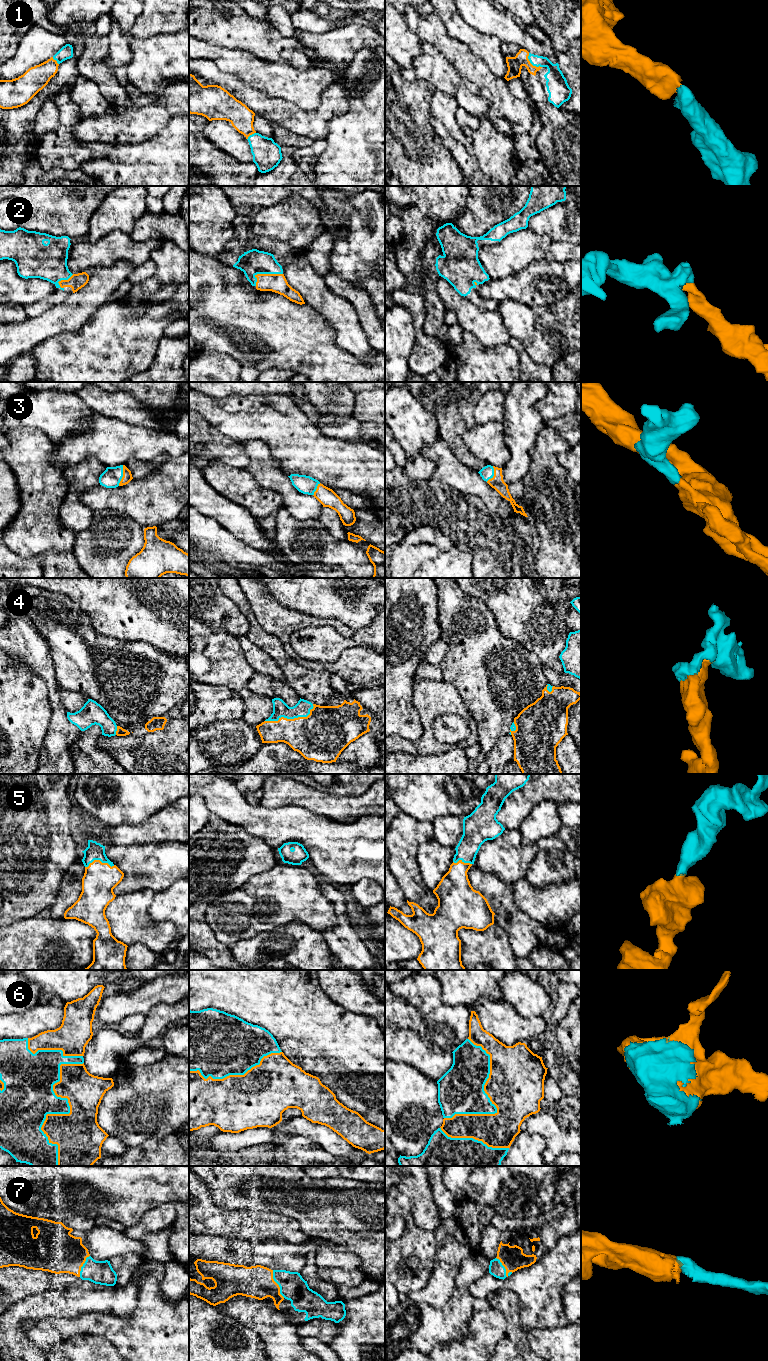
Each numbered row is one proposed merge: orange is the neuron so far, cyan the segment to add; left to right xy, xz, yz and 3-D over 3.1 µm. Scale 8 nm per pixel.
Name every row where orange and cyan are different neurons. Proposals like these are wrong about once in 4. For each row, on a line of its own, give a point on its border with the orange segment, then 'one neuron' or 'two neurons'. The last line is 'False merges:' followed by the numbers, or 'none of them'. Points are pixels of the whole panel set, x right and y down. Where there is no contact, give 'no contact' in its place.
1: yz (530, 63) | one neuron
2: xz (264, 274) | one neuron
3: xy (123, 475) | one neuron
4: xz (290, 719) | one neuron
5: xy (99, 860) | one neuron
6: xy (70, 1112) | one neuron
7: xz (277, 1284) | one neuron
False merges: none of them

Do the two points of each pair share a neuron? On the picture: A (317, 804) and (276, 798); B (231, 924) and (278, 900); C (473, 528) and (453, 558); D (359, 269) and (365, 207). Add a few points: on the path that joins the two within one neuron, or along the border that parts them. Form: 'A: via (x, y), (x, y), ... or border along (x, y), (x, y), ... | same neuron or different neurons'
A: via (307, 797), (286, 797) | same neuron
B: via (243, 913), (266, 901) | same neuron
C: border along (454, 545), (466, 551), (472, 557), (473, 567) | different neurons
D: via (359, 254), (359, 248), (363, 242), (363, 222) | same neuron

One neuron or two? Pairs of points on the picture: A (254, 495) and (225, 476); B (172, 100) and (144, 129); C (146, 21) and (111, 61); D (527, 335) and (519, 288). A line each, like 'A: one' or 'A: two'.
A: one
B: one
C: one
D: two

